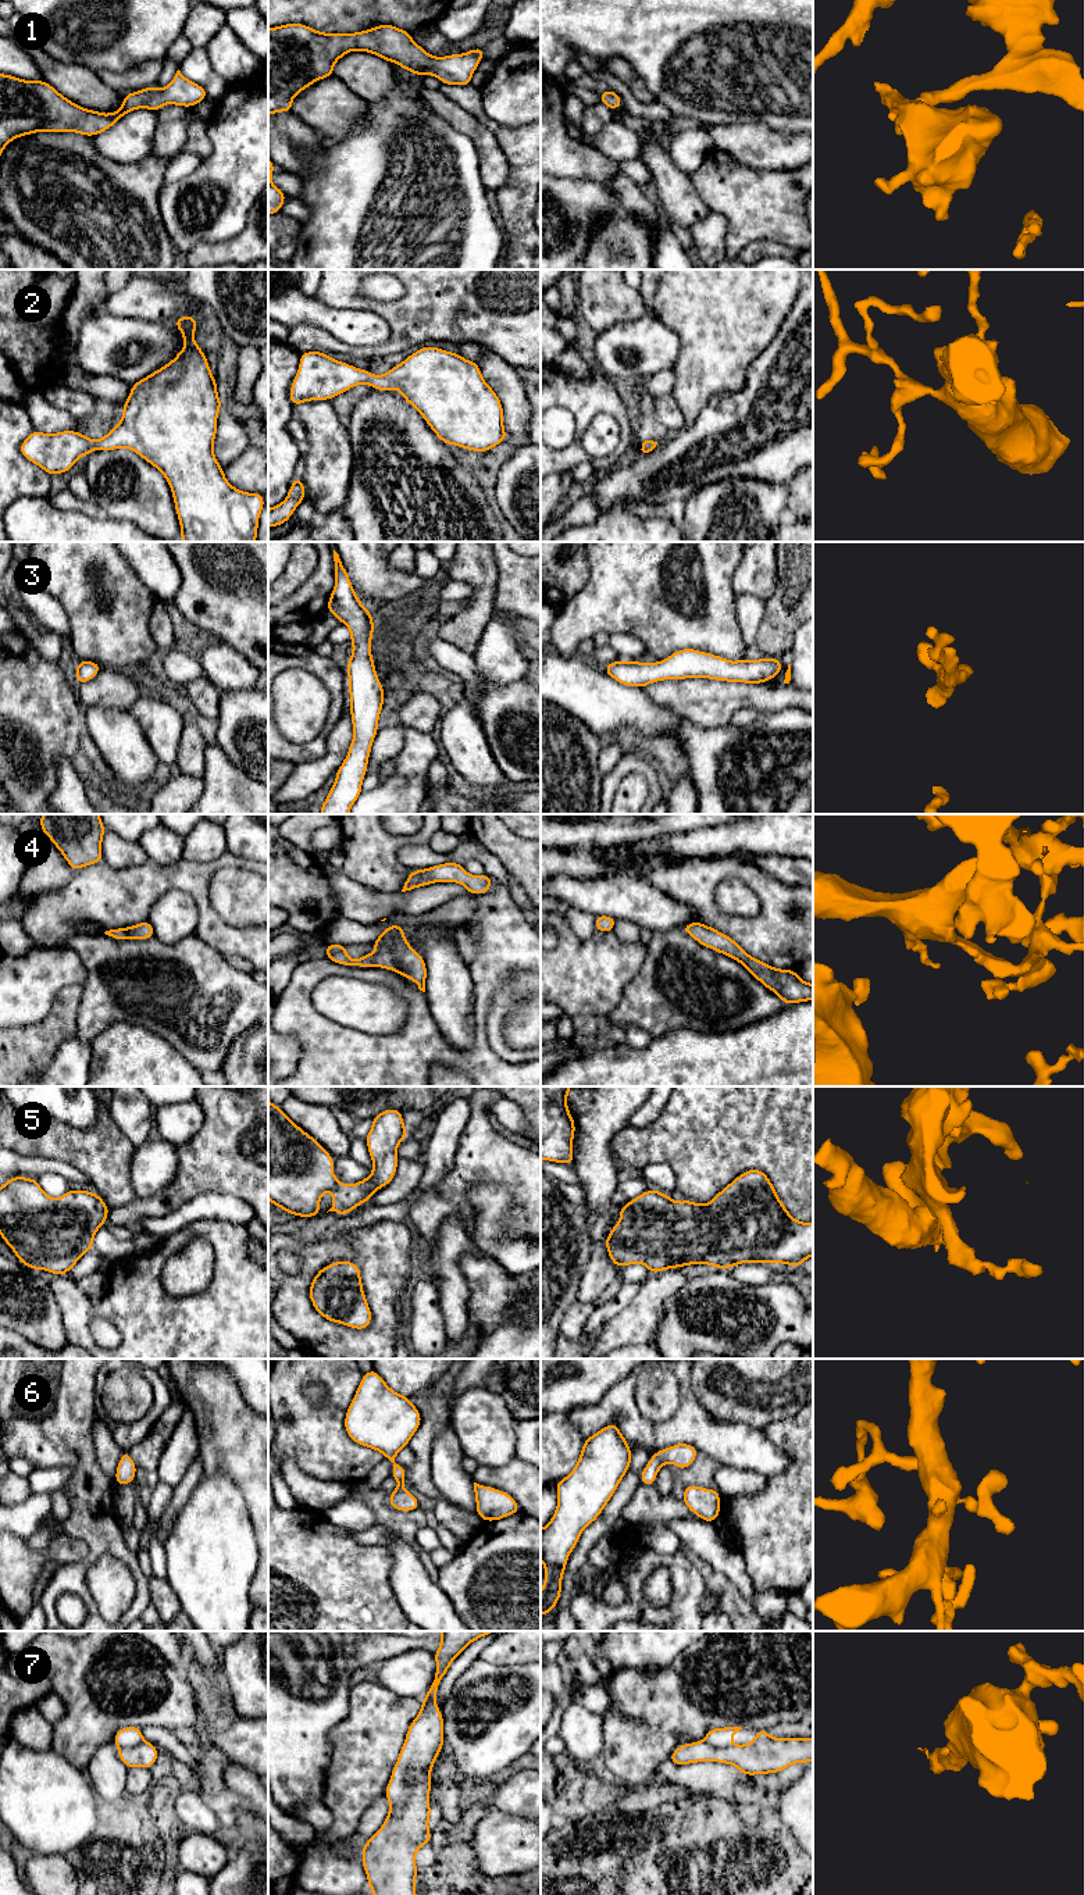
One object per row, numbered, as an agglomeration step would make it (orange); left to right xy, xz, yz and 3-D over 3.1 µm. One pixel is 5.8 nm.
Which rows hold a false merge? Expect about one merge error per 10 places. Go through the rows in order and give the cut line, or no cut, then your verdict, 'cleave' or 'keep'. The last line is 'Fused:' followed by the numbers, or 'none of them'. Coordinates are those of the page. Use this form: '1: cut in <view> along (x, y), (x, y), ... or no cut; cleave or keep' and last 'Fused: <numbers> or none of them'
1: no cut; keep
2: no cut; keep
3: no cut; keep
4: no cut; keep
5: no cut; keep
6: no cut; keep
7: no cut; keep
Fused: none of them

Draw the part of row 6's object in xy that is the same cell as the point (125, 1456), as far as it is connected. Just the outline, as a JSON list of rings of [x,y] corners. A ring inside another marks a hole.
[[[125,1450],[120,1457],[120,1463],[115,1471],[117,1485],[129,1485],[136,1475],[136,1468],[138,1467],[133,1463],[131,1455],[128,1453],[128,1450]]]

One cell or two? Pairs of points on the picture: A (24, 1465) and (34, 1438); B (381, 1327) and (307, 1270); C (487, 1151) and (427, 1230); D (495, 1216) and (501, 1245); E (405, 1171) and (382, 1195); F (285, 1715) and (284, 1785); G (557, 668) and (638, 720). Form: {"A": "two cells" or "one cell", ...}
{"A": "two cells", "B": "one cell", "C": "one cell", "D": "one cell", "E": "one cell", "F": "one cell", "G": "one cell"}

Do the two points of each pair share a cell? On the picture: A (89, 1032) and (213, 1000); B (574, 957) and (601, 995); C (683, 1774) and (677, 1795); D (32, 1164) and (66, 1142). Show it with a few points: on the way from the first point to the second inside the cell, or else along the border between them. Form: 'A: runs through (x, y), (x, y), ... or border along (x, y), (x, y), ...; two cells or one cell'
A: runs through (117, 1000), (181, 1000); one cell
B: runs through (574, 967), (591, 985); one cell
C: border along (659, 1777), (683, 1784), (692, 1798); two cells
D: border along (14, 1151), (28, 1156), (53, 1157), (74, 1167); two cells

